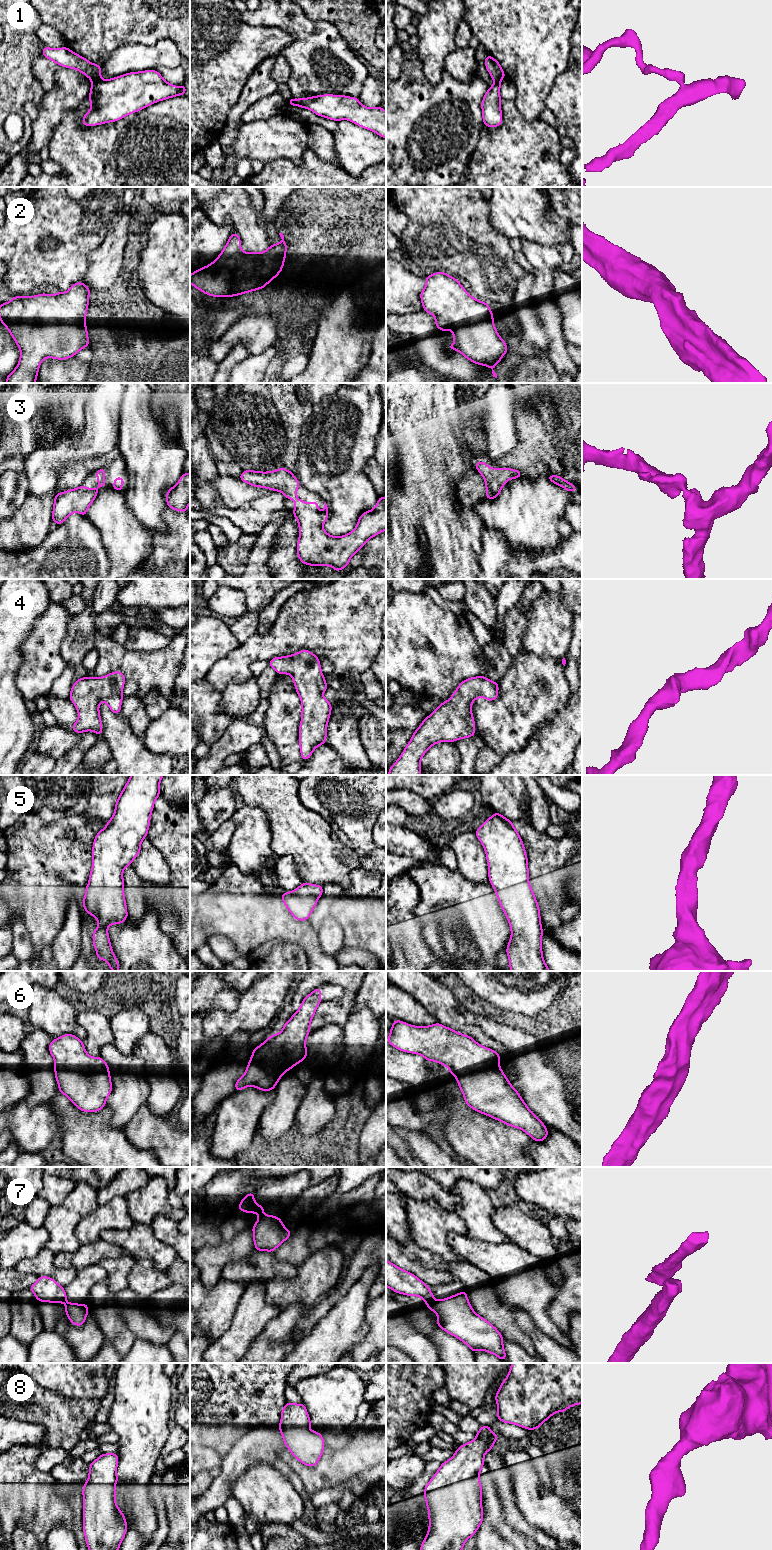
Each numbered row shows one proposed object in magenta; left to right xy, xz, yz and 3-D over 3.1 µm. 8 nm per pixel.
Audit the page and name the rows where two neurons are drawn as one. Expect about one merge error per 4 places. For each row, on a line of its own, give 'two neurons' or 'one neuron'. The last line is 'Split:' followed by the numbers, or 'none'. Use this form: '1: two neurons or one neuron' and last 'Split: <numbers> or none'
1: two neurons
2: one neuron
3: one neuron
4: one neuron
5: one neuron
6: one neuron
7: two neurons
8: one neuron
Split: 1, 7

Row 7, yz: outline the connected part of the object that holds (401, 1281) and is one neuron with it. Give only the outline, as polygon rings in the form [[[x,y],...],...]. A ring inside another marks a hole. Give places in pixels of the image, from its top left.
[[[386,1259],[386,1286],[396,1293],[418,1296],[429,1305],[434,1301],[430,1287],[414,1274],[403,1270]]]

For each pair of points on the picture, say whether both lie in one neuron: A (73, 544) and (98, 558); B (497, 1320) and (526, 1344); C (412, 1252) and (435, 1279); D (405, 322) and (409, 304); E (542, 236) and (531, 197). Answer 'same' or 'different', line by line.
A: same
B: same
C: different
D: different
E: same

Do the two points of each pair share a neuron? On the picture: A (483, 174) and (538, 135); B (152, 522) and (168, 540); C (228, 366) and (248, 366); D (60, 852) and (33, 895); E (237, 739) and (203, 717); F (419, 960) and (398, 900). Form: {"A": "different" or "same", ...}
{"A": "same", "B": "different", "C": "different", "D": "same", "E": "different", "F": "same"}

